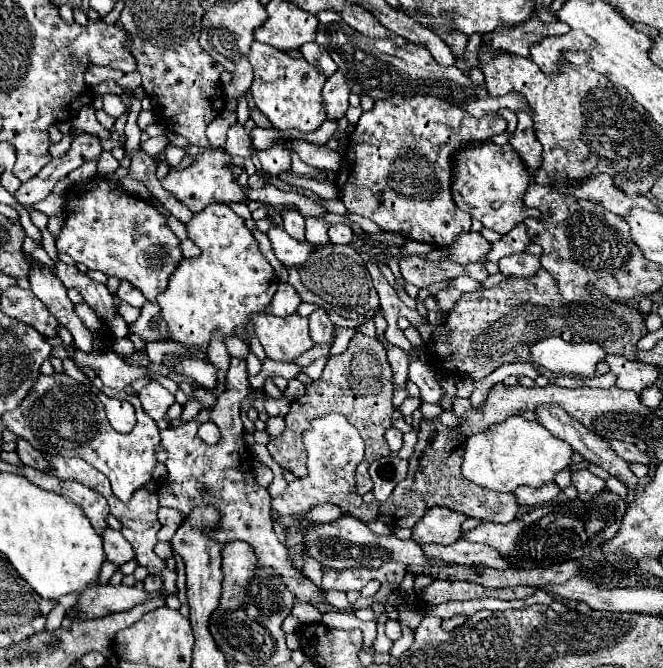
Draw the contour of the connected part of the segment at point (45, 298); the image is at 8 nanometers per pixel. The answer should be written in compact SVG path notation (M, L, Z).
M29 258L29 284L31 292L49 308L49 312L59 318L59 322L73 334L75 348L83 352L93 352L93 338L91 332L79 322L79 316L73 310L73 302L67 296L67 288L59 278L45 266L43 262L35 262Z

